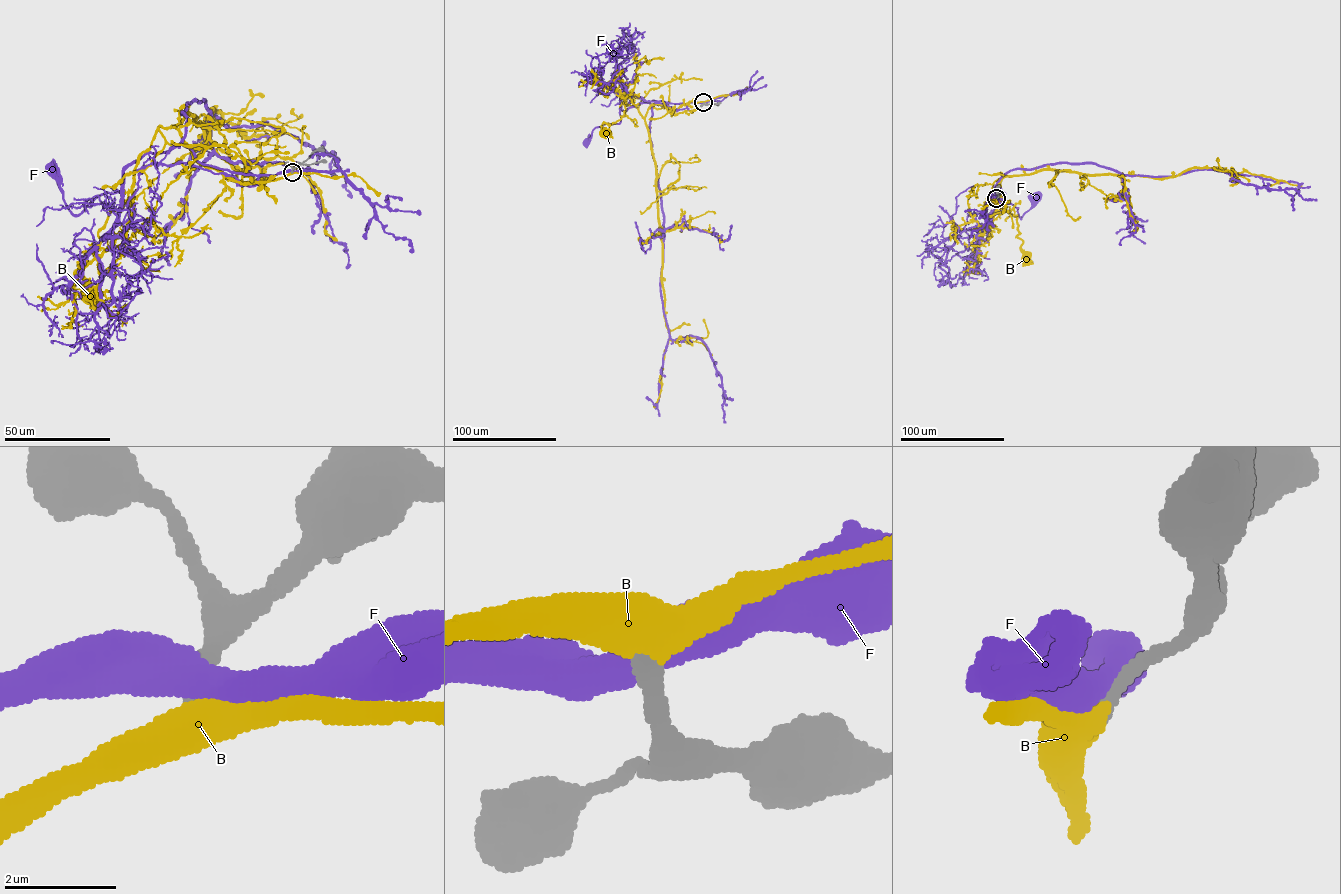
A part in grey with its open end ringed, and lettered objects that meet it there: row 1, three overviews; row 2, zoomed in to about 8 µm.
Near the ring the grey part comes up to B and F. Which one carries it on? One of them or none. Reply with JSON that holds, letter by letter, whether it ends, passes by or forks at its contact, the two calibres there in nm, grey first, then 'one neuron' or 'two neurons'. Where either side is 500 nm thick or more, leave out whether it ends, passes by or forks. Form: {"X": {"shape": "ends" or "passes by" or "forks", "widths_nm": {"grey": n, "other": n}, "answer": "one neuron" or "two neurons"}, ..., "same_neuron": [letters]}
{"B": {"widths_nm": {"grey": 360, "other": 550}, "answer": "one neuron"}, "F": {"widths_nm": {"grey": 440, "other": 550}, "answer": "two neurons"}, "same_neuron": ["B"]}

